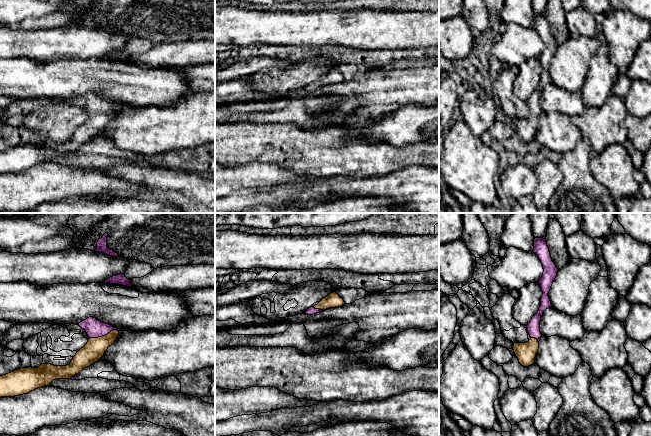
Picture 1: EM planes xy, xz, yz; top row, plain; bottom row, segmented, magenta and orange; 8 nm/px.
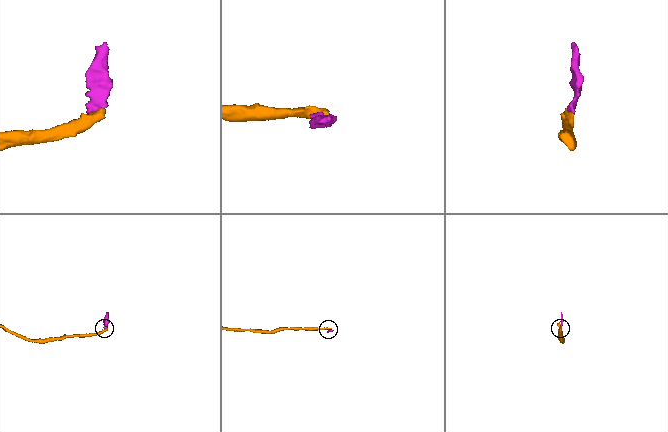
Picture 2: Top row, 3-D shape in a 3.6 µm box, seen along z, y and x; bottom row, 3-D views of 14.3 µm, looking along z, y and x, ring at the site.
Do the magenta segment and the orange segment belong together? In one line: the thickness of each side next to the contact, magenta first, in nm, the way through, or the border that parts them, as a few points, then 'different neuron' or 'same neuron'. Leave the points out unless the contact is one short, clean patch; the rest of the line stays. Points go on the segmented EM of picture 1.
calibres 150 and 160 nm; way xy (94, 328), (103, 335), (95, 348); same neuron

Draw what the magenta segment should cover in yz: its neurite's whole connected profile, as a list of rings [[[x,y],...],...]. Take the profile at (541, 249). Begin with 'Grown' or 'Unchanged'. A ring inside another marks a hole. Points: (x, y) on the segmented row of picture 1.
Grown. [[[535,238],[533,251],[538,256],[544,269],[543,275],[539,280],[543,295],[541,297],[541,306],[538,312],[526,326],[531,339],[525,343],[514,343],[513,346],[514,353],[518,358],[519,363],[524,367],[528,367],[535,363],[535,357],[539,349],[538,339],[542,336],[540,332],[541,315],[546,309],[552,306],[548,293],[558,272],[558,268],[552,261],[546,239]]]

